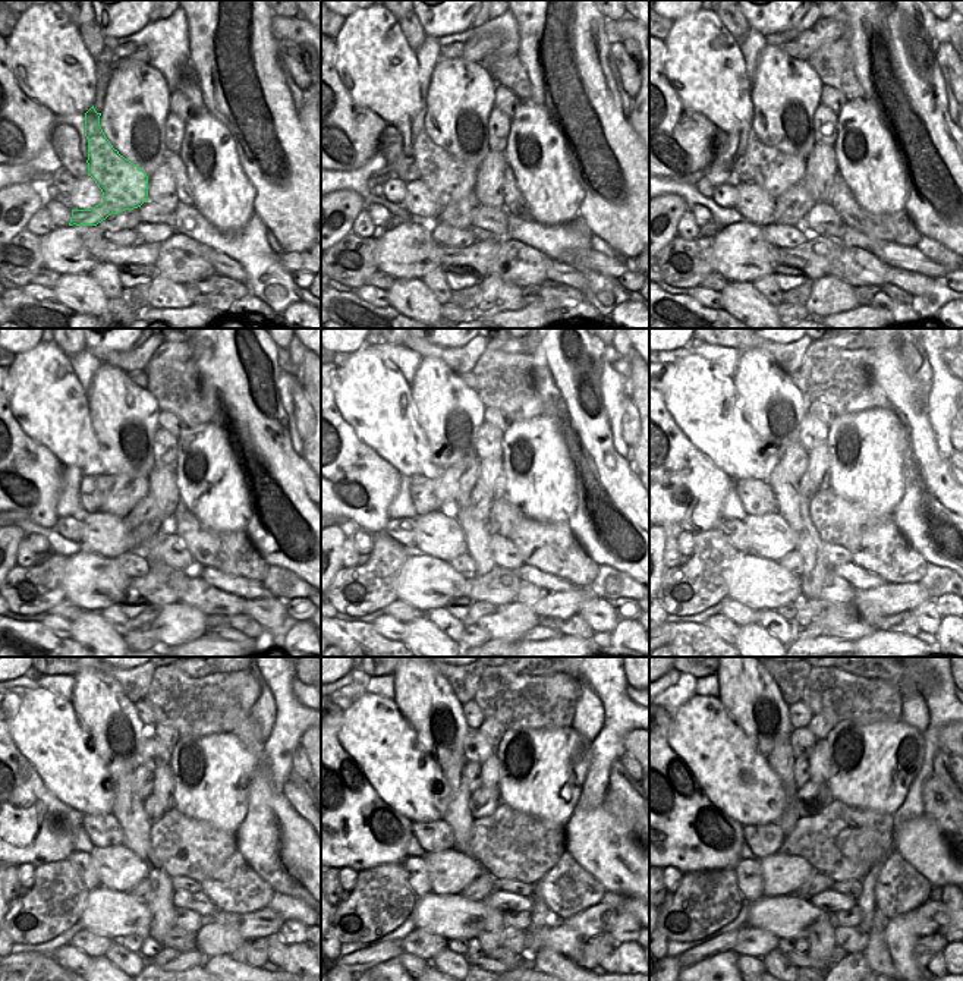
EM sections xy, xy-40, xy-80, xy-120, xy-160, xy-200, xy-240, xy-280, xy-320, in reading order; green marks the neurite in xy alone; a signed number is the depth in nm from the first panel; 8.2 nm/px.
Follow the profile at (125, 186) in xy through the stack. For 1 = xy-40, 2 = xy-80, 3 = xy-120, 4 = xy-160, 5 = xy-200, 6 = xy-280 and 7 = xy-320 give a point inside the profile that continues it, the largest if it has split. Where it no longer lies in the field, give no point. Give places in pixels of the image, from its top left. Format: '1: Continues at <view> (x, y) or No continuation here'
1: Continues at xy-40 (449, 179)
2: Continues at xy-80 (776, 172)
3: Continues at xy-120 (119, 493)
4: Continues at xy-160 (462, 477)
5: Continues at xy-200 (795, 462)
6: Continues at xy-280 (472, 770)
7: Continues at xy-320 (801, 769)

